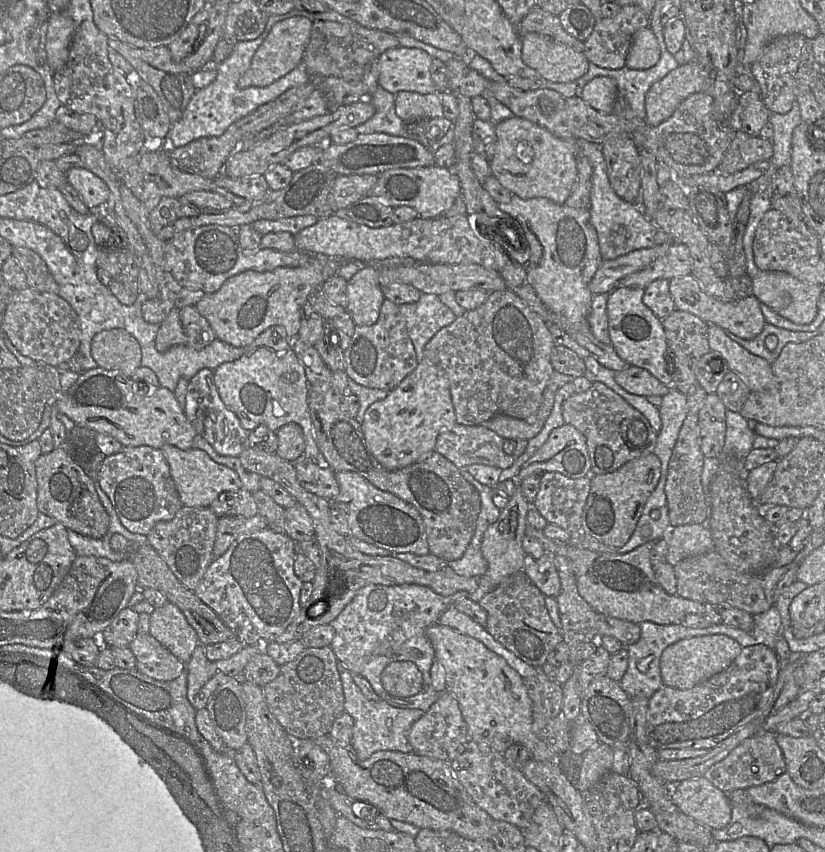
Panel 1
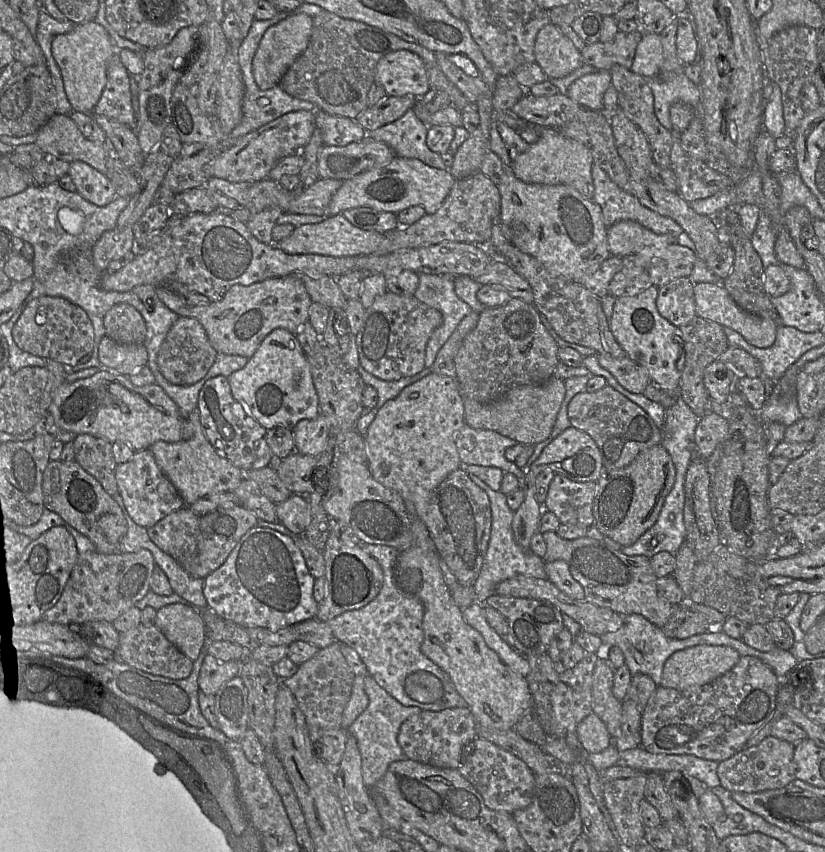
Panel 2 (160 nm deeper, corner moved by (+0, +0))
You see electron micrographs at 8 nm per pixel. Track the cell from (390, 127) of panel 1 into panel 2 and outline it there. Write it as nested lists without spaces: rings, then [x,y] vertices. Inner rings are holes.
[[[412,108],[398,120],[368,132],[367,136],[387,144],[396,156],[419,159],[437,169],[448,169],[441,155],[427,146],[428,129],[429,126],[418,119]]]

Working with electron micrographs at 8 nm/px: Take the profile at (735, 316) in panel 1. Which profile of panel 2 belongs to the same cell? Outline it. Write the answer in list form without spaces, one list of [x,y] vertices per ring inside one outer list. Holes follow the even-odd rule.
[[[697,283],[694,285],[694,297],[697,316],[735,330],[741,334],[748,343],[755,347],[768,348],[774,344],[777,328],[780,325],[772,319],[759,317],[740,308],[722,284]]]

